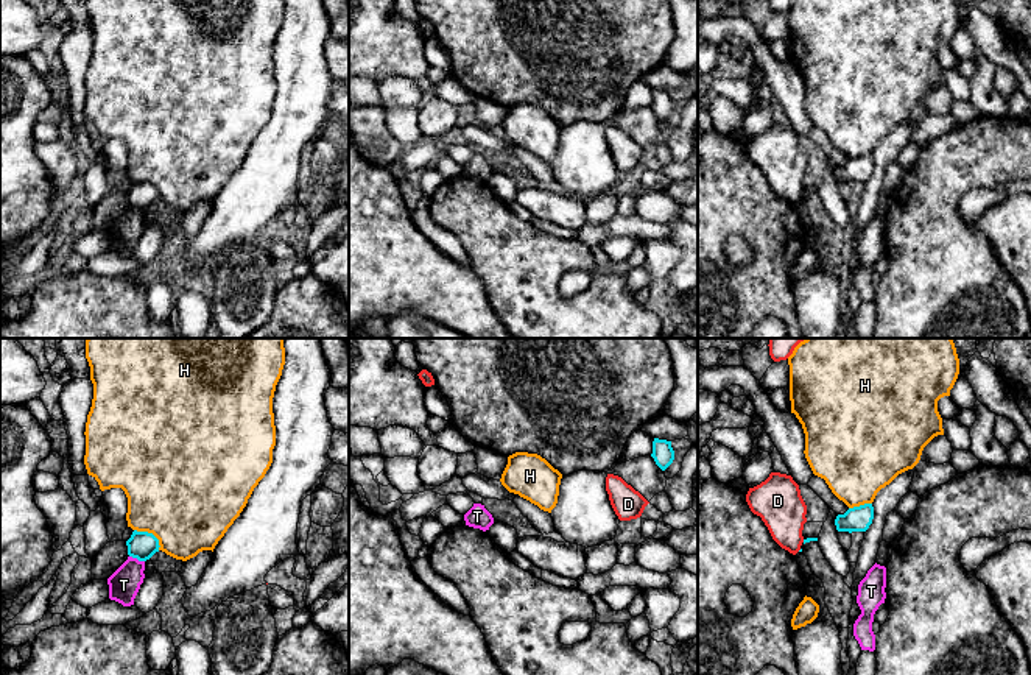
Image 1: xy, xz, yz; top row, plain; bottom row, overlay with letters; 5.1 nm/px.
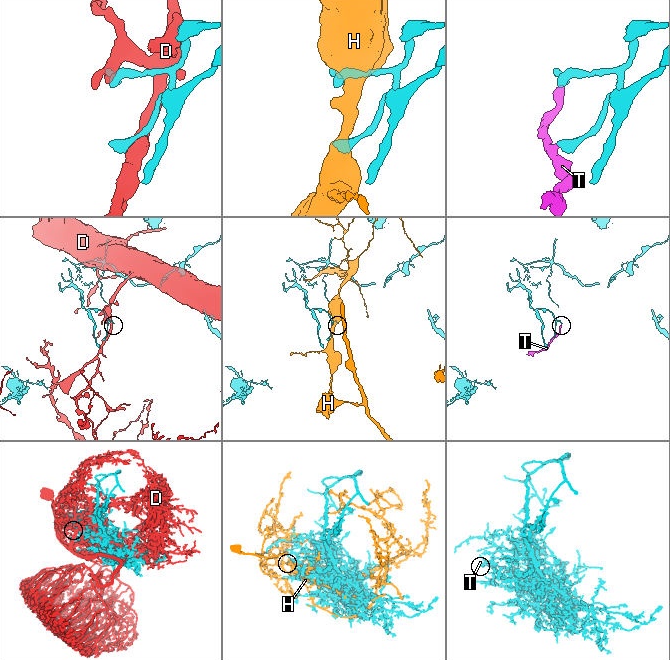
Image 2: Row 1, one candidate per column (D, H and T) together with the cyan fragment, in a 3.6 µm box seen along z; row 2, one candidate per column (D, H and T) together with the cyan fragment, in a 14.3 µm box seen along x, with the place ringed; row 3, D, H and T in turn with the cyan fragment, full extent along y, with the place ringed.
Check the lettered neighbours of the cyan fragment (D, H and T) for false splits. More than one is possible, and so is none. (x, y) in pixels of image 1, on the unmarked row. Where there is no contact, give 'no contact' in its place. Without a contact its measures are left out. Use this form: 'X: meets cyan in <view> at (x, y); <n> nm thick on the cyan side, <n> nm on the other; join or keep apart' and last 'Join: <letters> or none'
D: no contact; keep apart
H: meets cyan in xy at (151, 184); 140 nm thick on the cyan side, 500 nm on the other; keep apart
T: meets cyan in xy at (137, 209); 140 nm thick on the cyan side, 160 nm on the other; keep apart
Join: none

